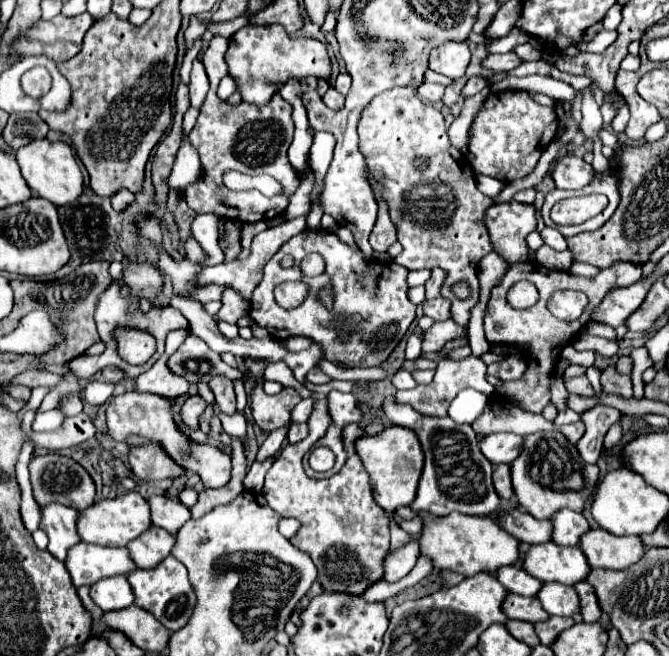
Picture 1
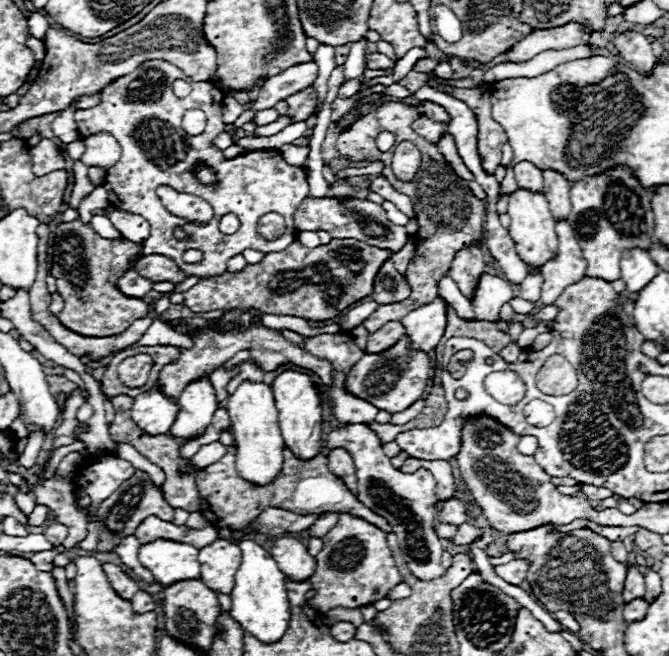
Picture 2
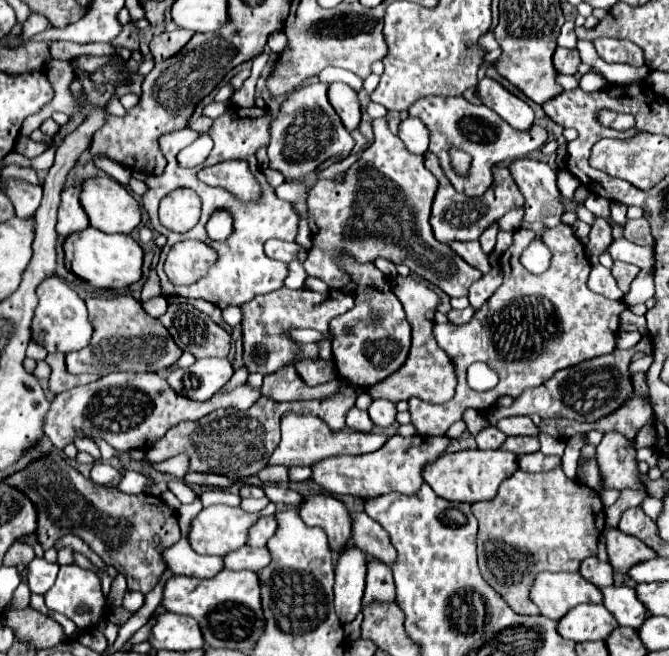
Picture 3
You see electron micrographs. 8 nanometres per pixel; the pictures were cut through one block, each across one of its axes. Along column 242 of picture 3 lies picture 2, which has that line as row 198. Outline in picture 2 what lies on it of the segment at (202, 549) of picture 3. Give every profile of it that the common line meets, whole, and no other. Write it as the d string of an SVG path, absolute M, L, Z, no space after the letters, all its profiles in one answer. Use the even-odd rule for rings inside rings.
M516 190L510 196L508 214L512 218L508 232L516 244L518 256L528 264L528 272L540 270L548 260L552 260L558 252L558 238L556 238L556 220L548 208L548 200L544 194L532 194L528 190Z

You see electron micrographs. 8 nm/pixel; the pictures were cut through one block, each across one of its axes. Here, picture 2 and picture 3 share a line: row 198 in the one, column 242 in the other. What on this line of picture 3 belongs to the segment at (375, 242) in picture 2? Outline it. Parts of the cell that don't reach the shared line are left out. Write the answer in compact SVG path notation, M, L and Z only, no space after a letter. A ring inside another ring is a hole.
M280 288L262 296L252 298L252 302L246 302L242 310L242 338L244 338L244 368L254 374L260 372L262 376L274 374L284 366L294 364L294 360L300 356L300 344L294 342L288 334L294 328L316 328L322 332L328 332L328 324L332 318L348 312L354 306L354 298L350 292L344 290L332 290L326 292L312 292L306 288L290 290Z

